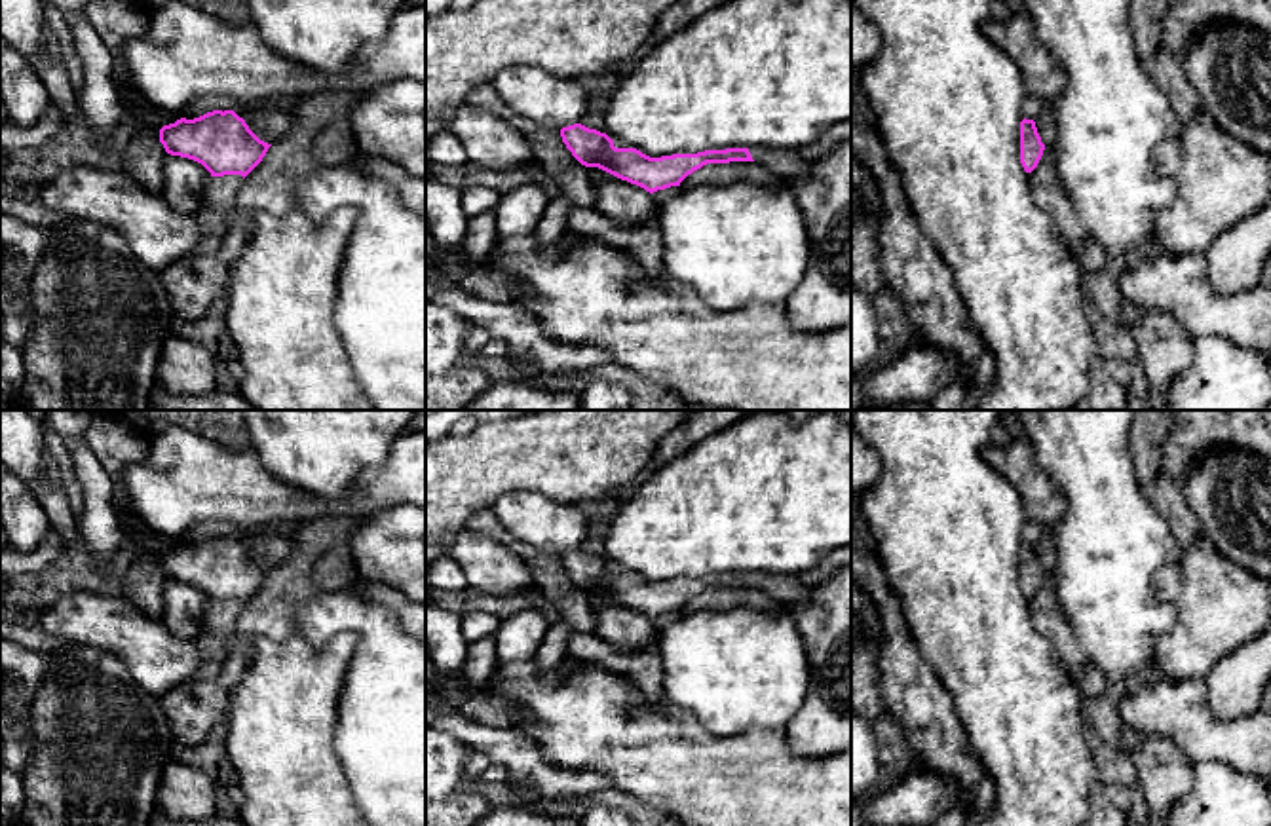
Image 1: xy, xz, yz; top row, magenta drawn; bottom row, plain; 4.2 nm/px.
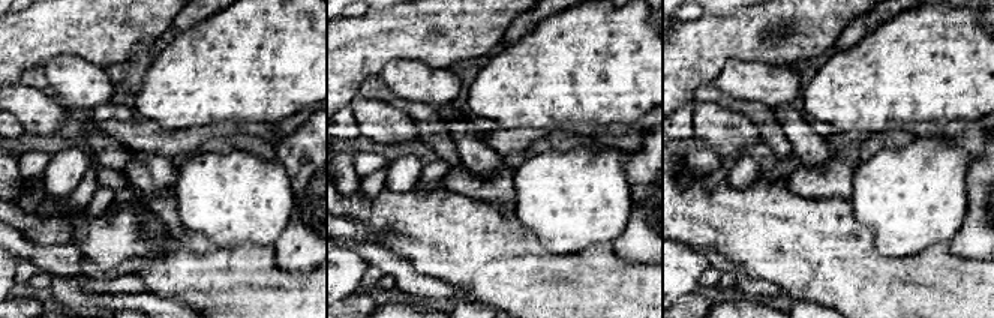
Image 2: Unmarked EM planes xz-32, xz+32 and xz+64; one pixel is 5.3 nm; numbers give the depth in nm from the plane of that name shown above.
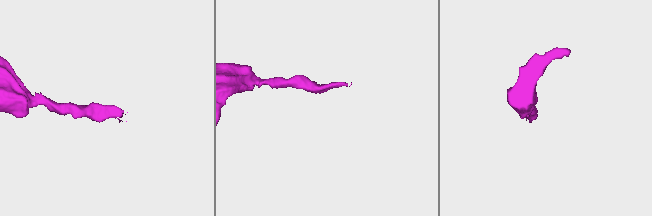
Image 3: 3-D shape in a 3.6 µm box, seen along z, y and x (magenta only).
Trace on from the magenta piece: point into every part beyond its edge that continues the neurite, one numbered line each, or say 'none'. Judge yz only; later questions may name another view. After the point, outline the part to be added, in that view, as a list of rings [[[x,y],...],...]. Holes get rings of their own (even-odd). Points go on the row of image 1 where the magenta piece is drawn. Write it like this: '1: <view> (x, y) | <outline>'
none

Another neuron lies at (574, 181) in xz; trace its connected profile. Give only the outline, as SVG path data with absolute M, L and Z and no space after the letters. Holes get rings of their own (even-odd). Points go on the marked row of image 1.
M483 84L471 89L465 103L505 120L517 131L521 131L532 142L538 154L538 163L545 167L545 171L557 182L560 194L574 205L595 205L598 192L591 180L591 171L566 148L560 129L519 120L505 108L492 84Z

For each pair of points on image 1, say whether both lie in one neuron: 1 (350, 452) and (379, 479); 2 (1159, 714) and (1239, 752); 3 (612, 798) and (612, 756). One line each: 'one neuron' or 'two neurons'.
1: two neurons
2: one neuron
3: two neurons

